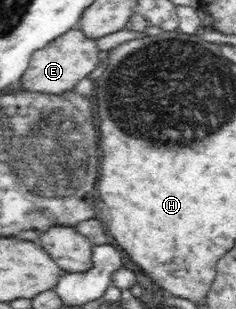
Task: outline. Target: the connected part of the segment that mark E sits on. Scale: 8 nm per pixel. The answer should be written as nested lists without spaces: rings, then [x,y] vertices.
[[[78,25],[35,51],[30,58],[30,65],[19,81],[21,89],[41,93],[65,93],[72,90],[80,80],[97,68],[97,51],[96,39],[84,36],[83,29]]]

